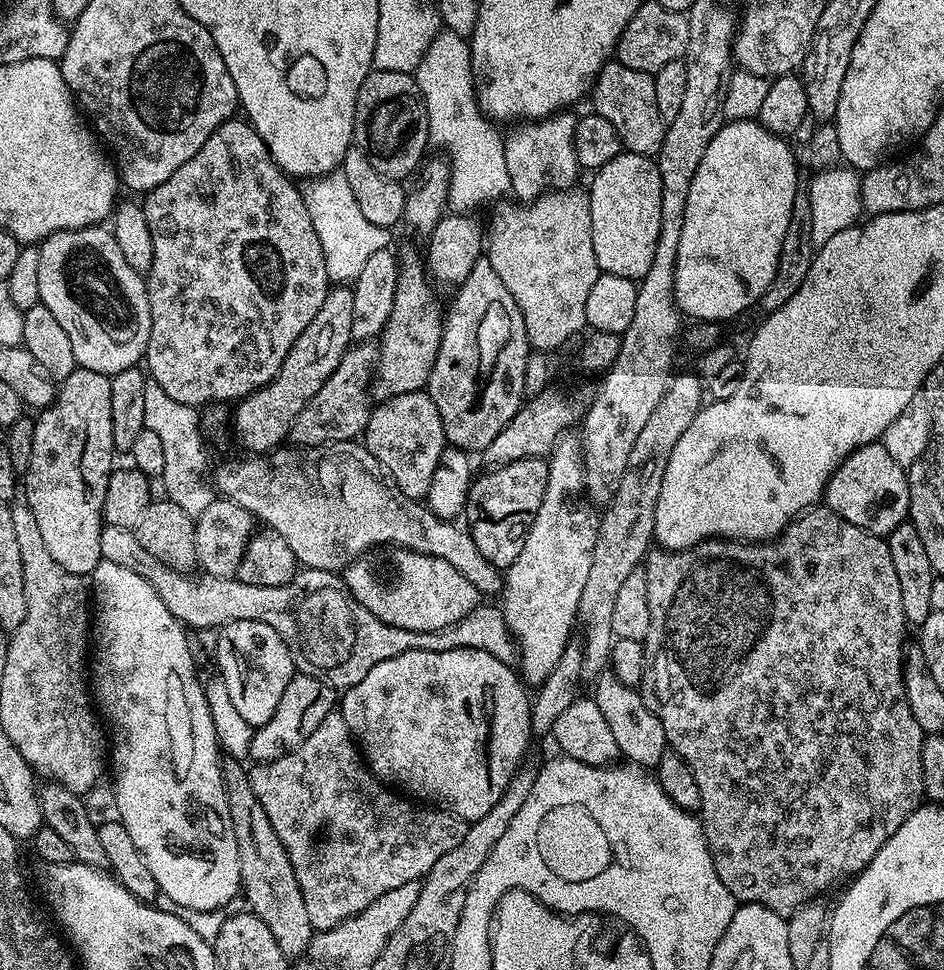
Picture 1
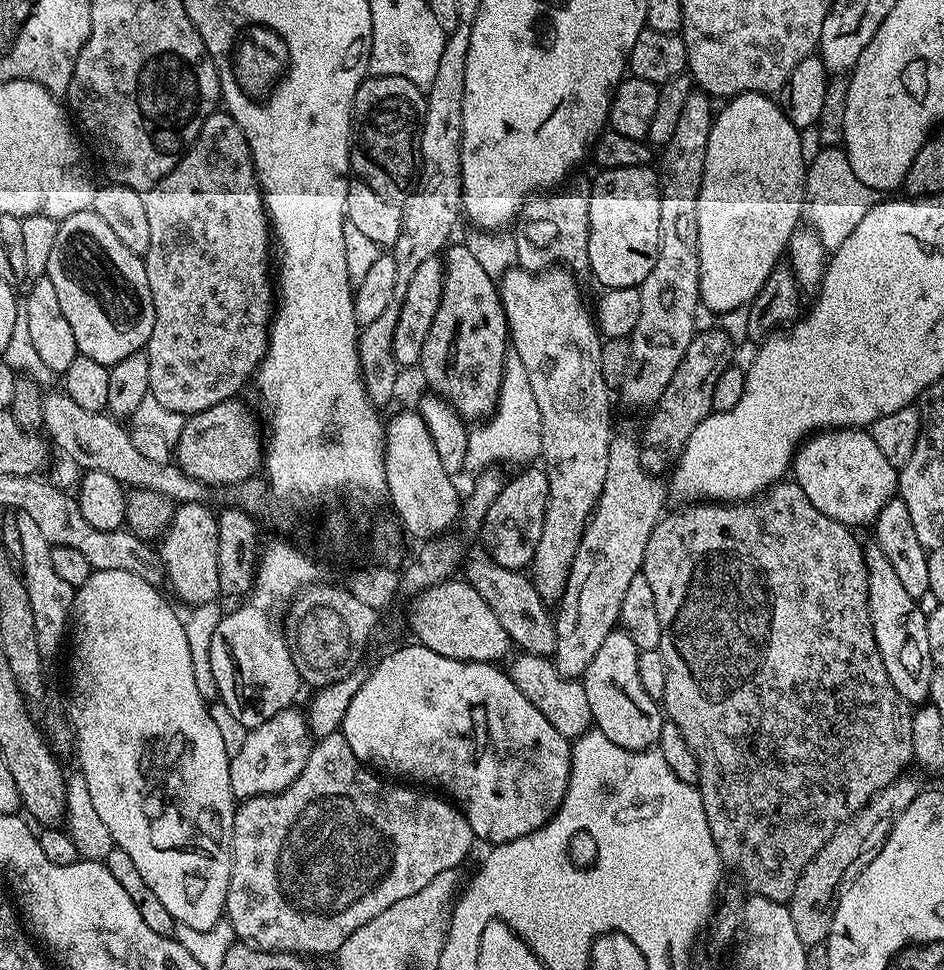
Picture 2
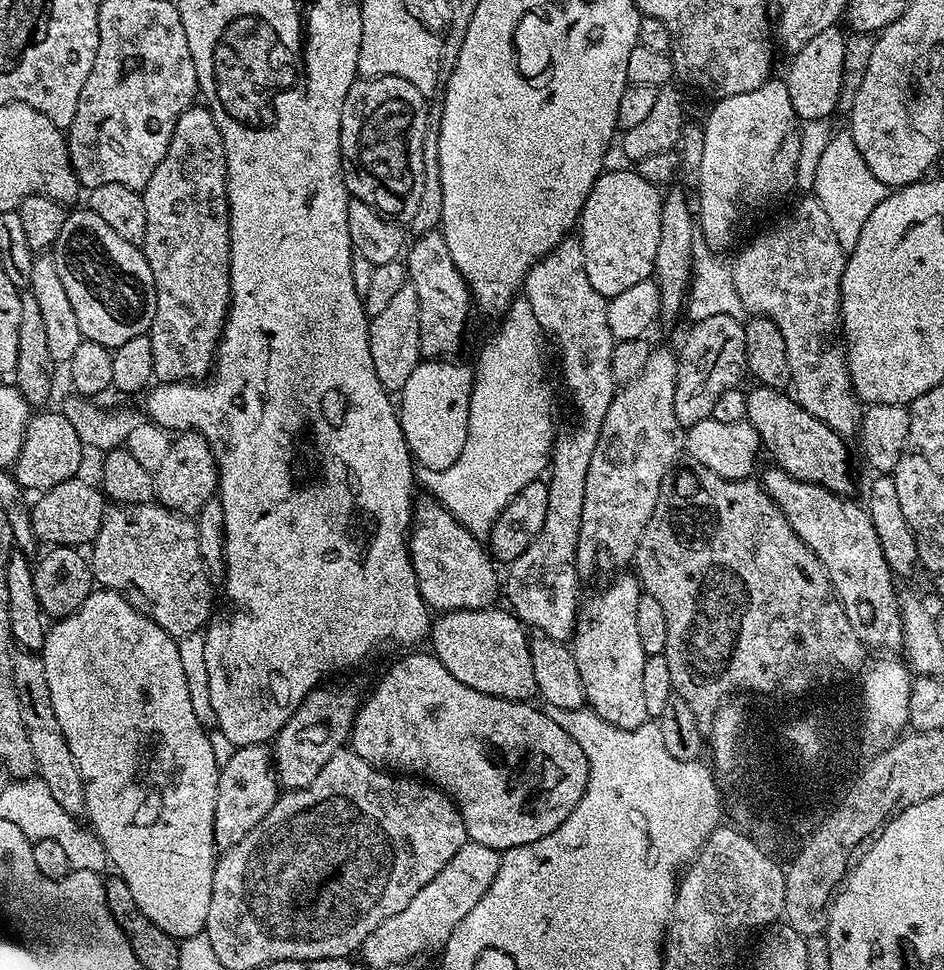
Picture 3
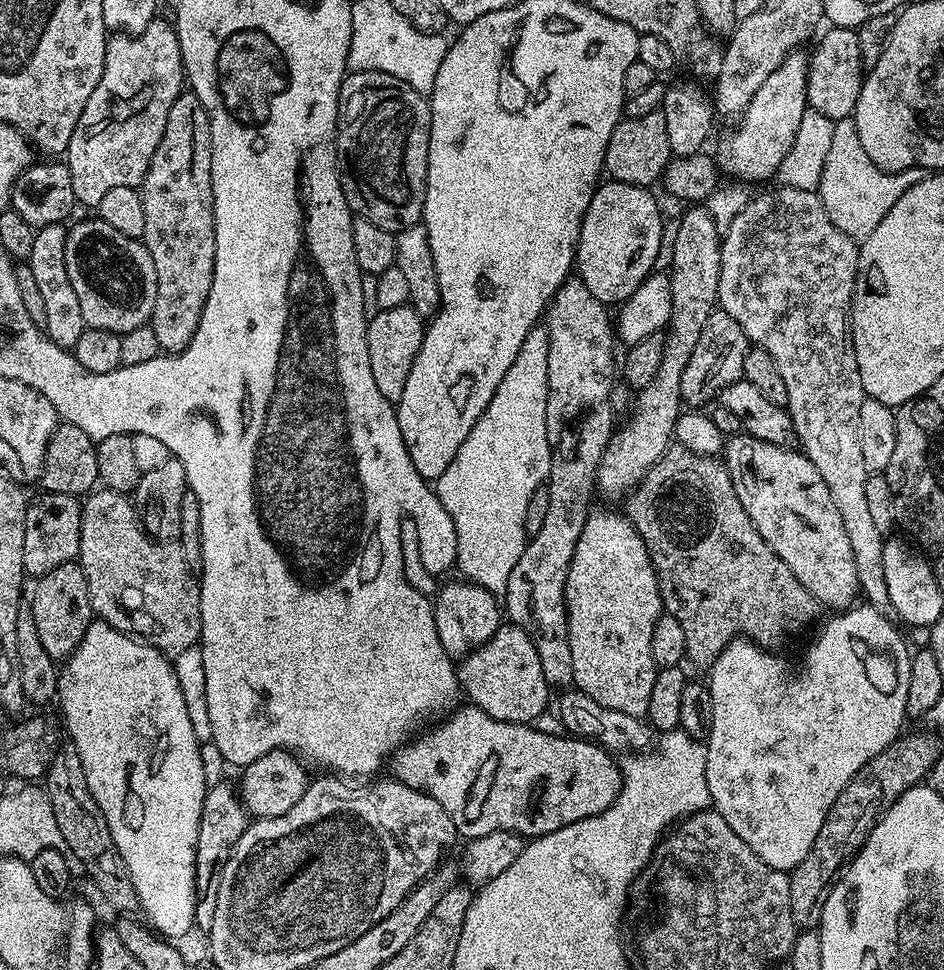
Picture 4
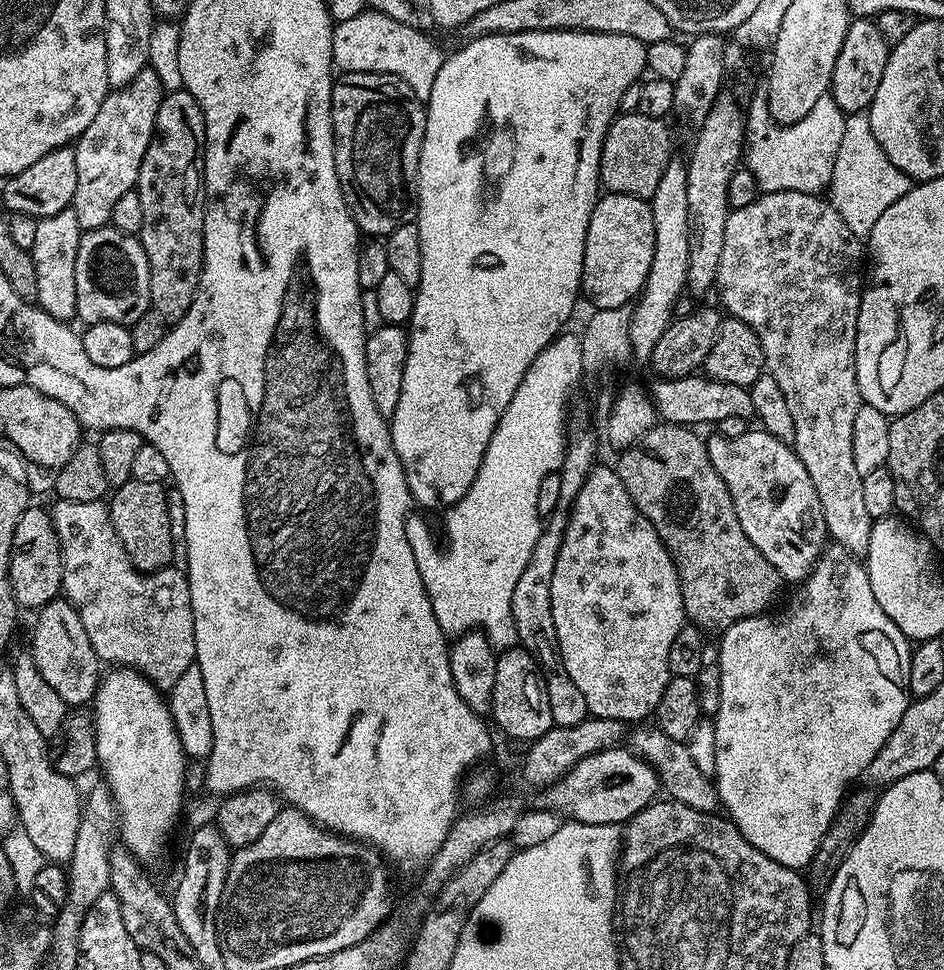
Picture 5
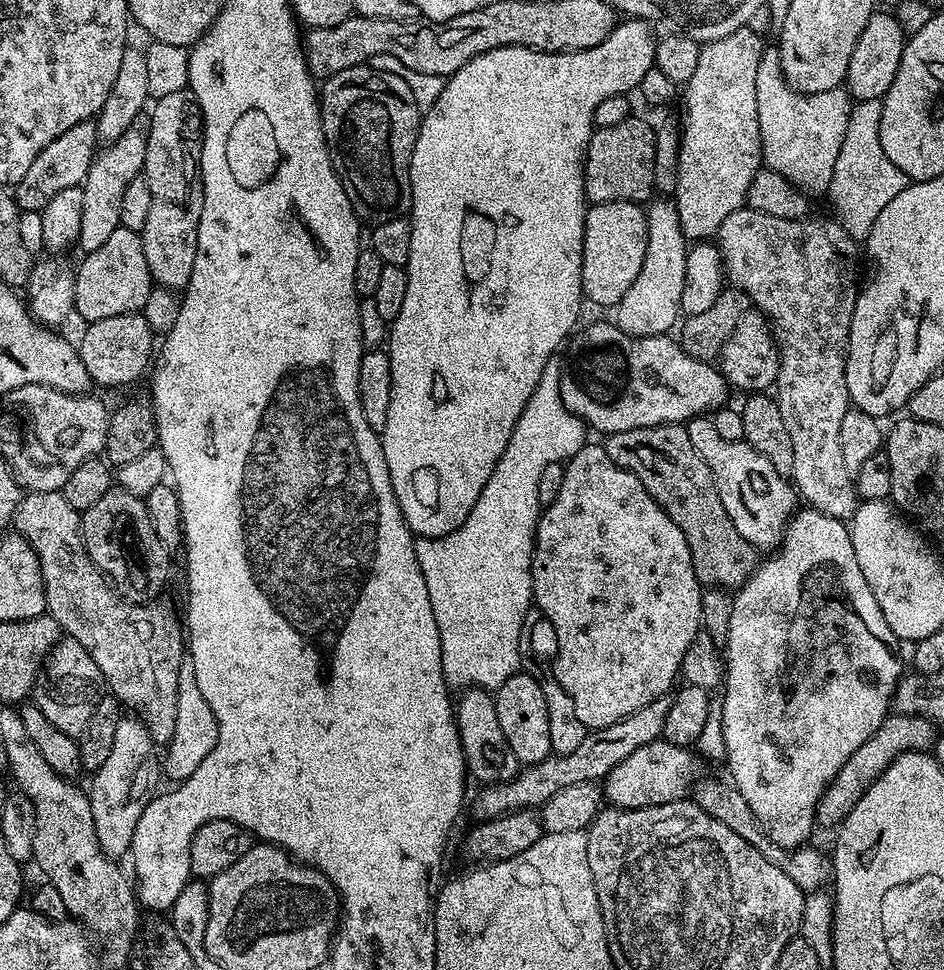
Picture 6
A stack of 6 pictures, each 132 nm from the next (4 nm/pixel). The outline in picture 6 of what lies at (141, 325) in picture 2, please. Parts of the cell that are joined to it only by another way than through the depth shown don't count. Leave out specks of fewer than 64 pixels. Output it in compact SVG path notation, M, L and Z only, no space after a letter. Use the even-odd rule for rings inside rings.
M119 228L110 234L110 238L98 250L83 257L80 269L74 275L74 312L84 322L114 318L114 314L140 312L146 306L153 290L150 266L146 266L146 254L142 250L141 233L132 232L129 228Z

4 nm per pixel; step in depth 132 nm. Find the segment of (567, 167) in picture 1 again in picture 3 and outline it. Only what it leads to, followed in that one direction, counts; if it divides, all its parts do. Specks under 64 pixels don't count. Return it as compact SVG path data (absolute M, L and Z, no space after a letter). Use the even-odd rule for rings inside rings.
M565 238L558 242L558 246L554 246L554 250L540 257L526 274L522 296L530 302L530 310L534 310L534 318L538 318L540 329L547 335L549 332L556 339L556 348L560 351L560 372L564 375L568 396L576 407L576 425L566 429L561 436L559 433L555 437L550 457L550 471L546 476L546 522L542 522L542 530L536 535L534 542L530 542L530 546L522 550L517 560L507 565L508 576L506 572L502 580L502 596L503 599L508 599L507 607L520 619L521 624L529 629L537 628L540 636L568 642L573 639L576 630L578 601L581 599L582 577L576 569L576 555L578 534L582 526L582 498L586 498L586 470L590 470L590 454L594 454L594 446L598 446L598 434L602 430L606 410L610 410L610 402L616 396L618 386L614 382L614 374L610 374L610 354L614 354L617 340L610 332L607 318L608 300L602 294L598 294L598 290L594 290L594 285L586 275L586 257L582 255L579 239Z

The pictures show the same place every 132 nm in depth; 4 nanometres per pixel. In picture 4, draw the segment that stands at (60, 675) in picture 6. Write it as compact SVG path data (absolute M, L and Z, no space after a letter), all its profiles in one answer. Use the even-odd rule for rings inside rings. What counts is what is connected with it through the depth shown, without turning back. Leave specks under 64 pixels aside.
M73 562L55 567L50 574L39 577L35 584L30 607L38 639L52 660L63 661L80 645L88 625L94 620L86 574L80 569L79 563Z

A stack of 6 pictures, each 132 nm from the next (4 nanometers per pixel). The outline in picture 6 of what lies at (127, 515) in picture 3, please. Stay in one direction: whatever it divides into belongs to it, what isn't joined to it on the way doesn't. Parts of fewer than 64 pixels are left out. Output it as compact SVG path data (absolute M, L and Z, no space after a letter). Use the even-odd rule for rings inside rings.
M29 491L20 501L20 508L14 517L14 528L19 535L28 539L40 559L48 599L47 615L58 622L61 633L79 642L86 654L94 658L98 670L102 670L104 675L107 691L125 709L142 717L152 741L158 746L167 746L174 738L174 725L178 719L178 678L180 668L186 663L186 636L181 621L179 624L175 614L163 608L160 602L130 604L121 597L108 577L88 556L84 548L81 513L66 502L63 491Z

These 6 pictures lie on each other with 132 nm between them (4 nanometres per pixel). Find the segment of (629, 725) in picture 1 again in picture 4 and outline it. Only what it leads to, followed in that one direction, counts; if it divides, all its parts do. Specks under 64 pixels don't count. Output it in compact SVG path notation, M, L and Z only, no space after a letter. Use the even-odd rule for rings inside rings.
M596 507L589 511L586 526L582 526L582 535L578 537L578 546L574 546L574 558L570 558L564 605L568 615L570 658L574 662L572 684L594 698L598 706L606 706L622 714L647 717L650 690L654 690L654 678L658 671L650 654L650 638L665 610L646 542L642 542L638 530L623 511L611 512L608 508Z

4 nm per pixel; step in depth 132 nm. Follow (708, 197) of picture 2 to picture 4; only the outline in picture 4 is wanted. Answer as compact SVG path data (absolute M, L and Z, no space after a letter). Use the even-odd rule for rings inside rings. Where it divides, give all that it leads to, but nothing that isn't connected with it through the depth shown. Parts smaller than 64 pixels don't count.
M804 50L790 53L782 66L762 82L758 94L754 94L750 106L746 106L743 116L739 117L737 124L740 125L724 144L724 162L722 160L723 171L728 171L733 181L768 180L779 173L782 158L786 158L790 146L794 146L802 114L809 111L806 98L808 58L809 53Z

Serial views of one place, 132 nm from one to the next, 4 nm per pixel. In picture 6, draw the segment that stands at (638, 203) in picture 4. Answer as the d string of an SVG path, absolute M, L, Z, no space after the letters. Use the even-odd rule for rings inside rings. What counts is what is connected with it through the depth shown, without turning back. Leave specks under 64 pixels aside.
M602 202L584 213L582 286L584 295L596 304L616 306L638 278L647 246L647 218L640 204Z

